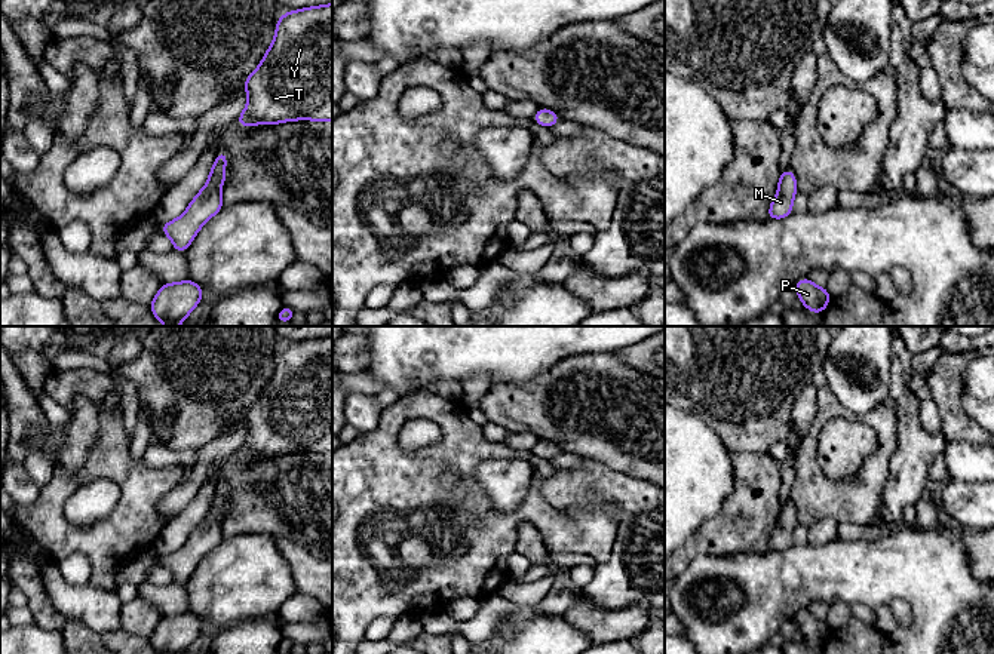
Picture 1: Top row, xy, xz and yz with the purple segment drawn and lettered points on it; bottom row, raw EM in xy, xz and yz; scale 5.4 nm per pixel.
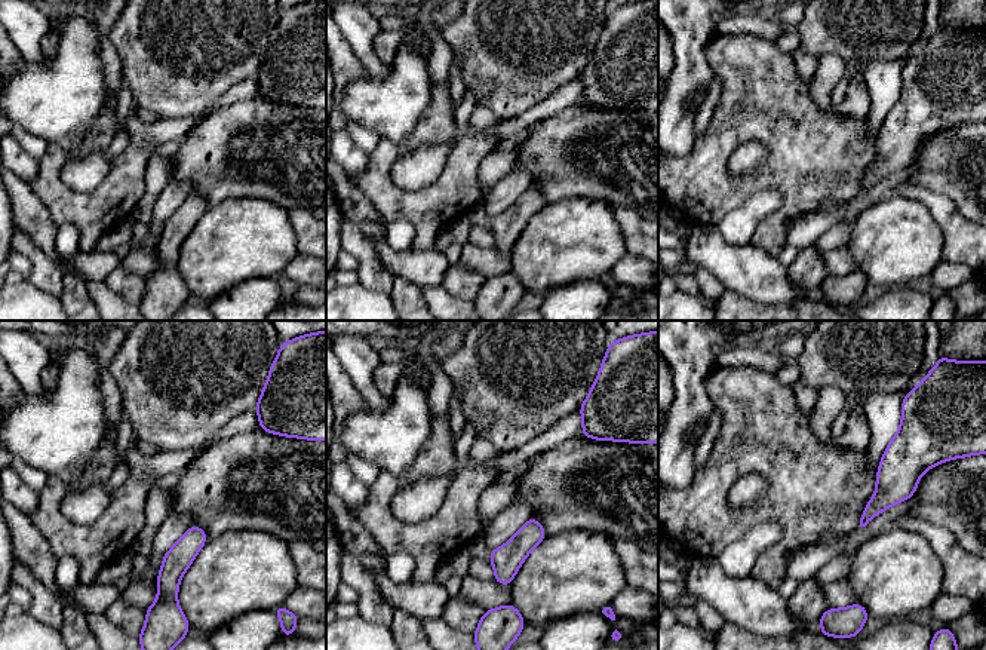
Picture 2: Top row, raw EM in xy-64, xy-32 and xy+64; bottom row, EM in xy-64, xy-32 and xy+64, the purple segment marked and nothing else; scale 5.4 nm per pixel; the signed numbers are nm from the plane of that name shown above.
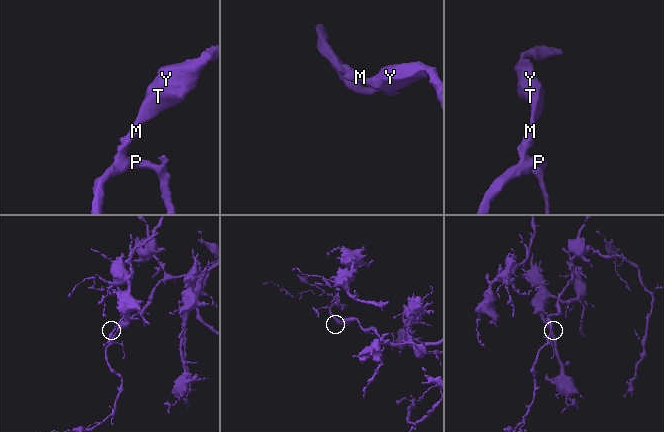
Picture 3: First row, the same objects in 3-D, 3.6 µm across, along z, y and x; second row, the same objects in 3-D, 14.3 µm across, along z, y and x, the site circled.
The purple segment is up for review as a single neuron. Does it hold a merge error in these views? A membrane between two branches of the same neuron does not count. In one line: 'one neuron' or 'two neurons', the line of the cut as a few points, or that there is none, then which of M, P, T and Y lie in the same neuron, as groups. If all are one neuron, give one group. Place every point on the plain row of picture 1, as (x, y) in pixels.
one neuron; no cut; M P T Y

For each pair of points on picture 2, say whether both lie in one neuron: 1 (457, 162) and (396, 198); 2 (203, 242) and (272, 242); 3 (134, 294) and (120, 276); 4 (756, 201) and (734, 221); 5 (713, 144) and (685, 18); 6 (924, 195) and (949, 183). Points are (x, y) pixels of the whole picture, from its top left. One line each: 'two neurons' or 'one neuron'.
1: one neuron
2: one neuron
3: one neuron
4: one neuron
5: two neurons
6: two neurons

